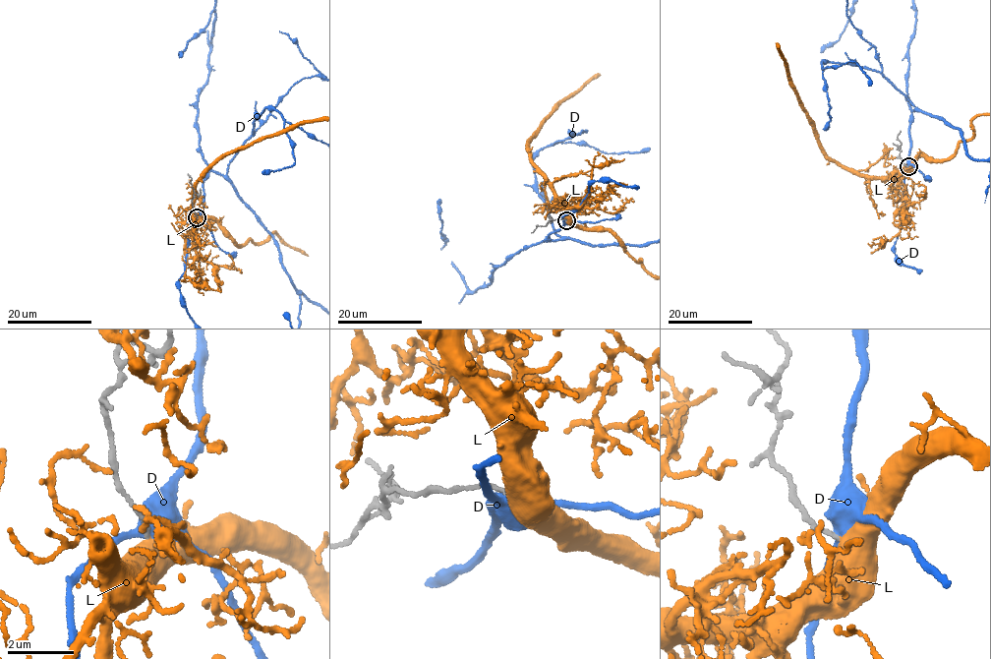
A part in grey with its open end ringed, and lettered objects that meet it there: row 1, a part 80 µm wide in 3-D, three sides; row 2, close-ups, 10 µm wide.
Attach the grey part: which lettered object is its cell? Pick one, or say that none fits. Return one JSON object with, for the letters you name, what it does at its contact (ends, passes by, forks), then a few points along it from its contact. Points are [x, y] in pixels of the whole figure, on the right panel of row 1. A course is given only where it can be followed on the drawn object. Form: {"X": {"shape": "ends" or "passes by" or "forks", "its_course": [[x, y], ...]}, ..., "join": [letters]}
{"L": {"shape": "ends"}, "join": ["L"]}

